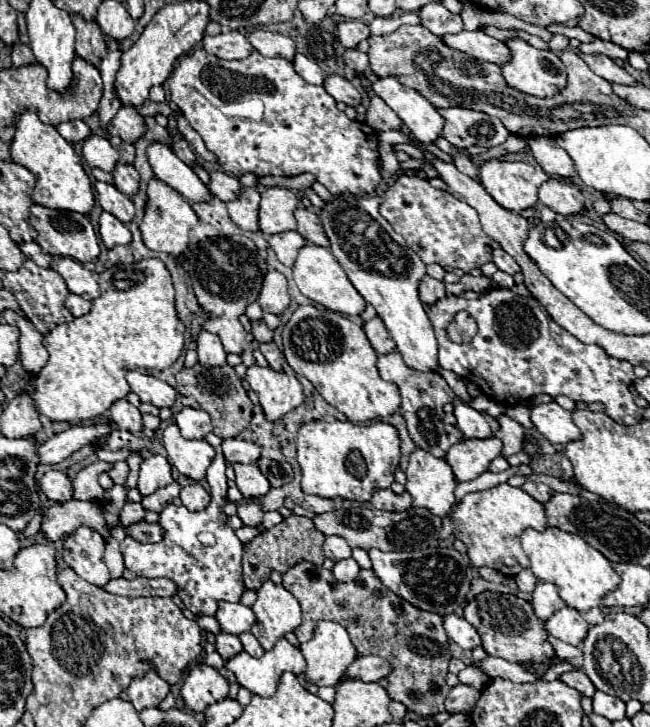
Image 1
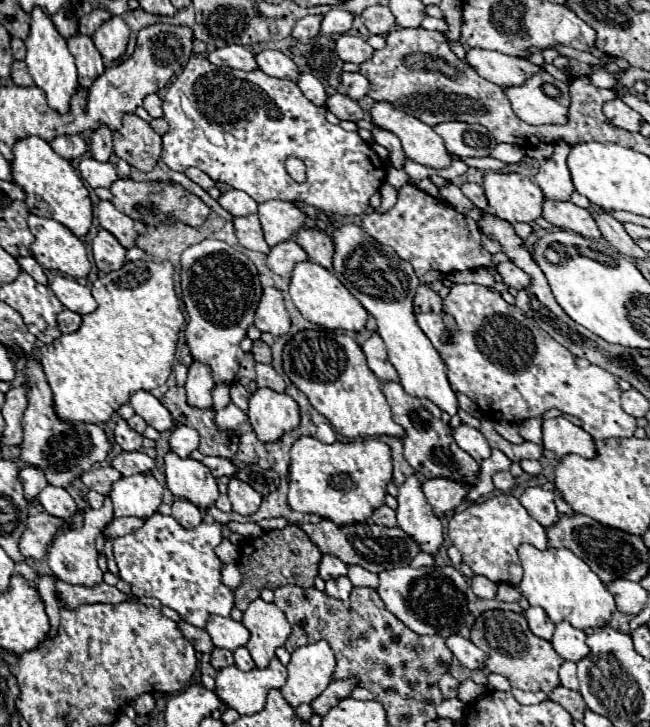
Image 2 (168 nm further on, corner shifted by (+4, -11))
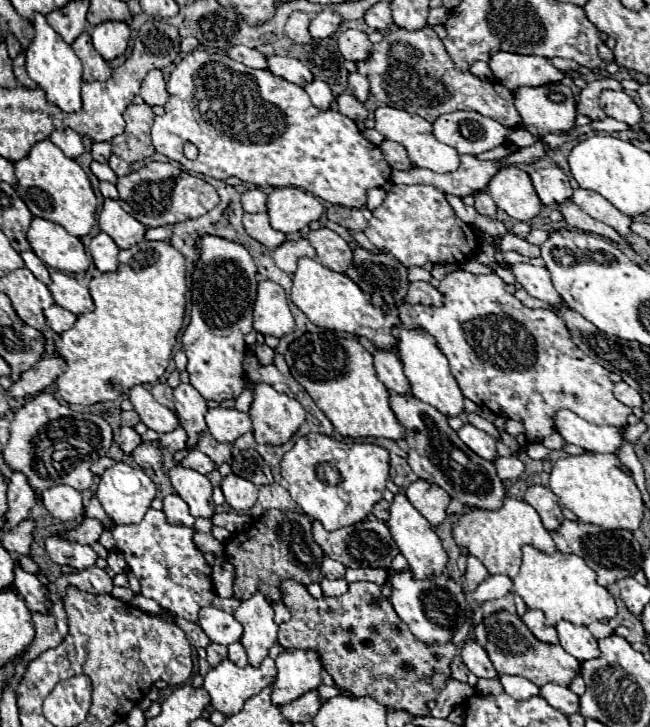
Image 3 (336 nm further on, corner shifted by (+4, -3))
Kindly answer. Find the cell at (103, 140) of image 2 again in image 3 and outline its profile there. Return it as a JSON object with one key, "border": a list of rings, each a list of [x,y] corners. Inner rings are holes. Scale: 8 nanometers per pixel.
{"border":[[[102,141],[102,143],[92,145],[92,157],[96,161],[108,161],[110,155],[112,155],[112,143],[110,141]]]}

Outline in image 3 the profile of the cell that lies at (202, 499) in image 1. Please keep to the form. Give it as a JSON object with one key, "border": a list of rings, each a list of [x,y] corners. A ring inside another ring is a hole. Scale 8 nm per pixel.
{"border":[[[176,493],[164,497],[164,513],[166,513],[166,517],[168,517],[168,521],[170,521],[172,525],[192,527],[194,521],[196,521],[196,519],[190,515],[190,511],[188,511],[186,501],[184,501],[180,495],[176,495]]]}

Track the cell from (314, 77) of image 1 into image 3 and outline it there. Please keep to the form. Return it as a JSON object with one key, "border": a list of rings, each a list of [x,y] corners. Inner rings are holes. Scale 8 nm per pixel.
{"border":[[[320,79],[310,81],[310,83],[304,85],[304,91],[308,93],[308,97],[312,99],[312,103],[318,109],[330,109],[330,103],[334,101],[334,95],[332,95],[330,87],[324,81],[320,81]]]}

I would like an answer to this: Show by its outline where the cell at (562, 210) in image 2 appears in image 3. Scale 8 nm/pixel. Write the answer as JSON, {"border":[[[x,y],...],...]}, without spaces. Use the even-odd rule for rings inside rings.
{"border":[[[564,201],[558,209],[564,217],[564,221],[574,227],[574,229],[580,229],[580,231],[588,231],[588,233],[596,233],[596,235],[602,235],[602,237],[608,237],[616,243],[622,243],[622,245],[628,245],[628,241],[624,237],[620,237],[610,225],[602,223],[602,221],[596,221],[592,219],[588,213],[584,213],[576,203],[572,201]]]}

